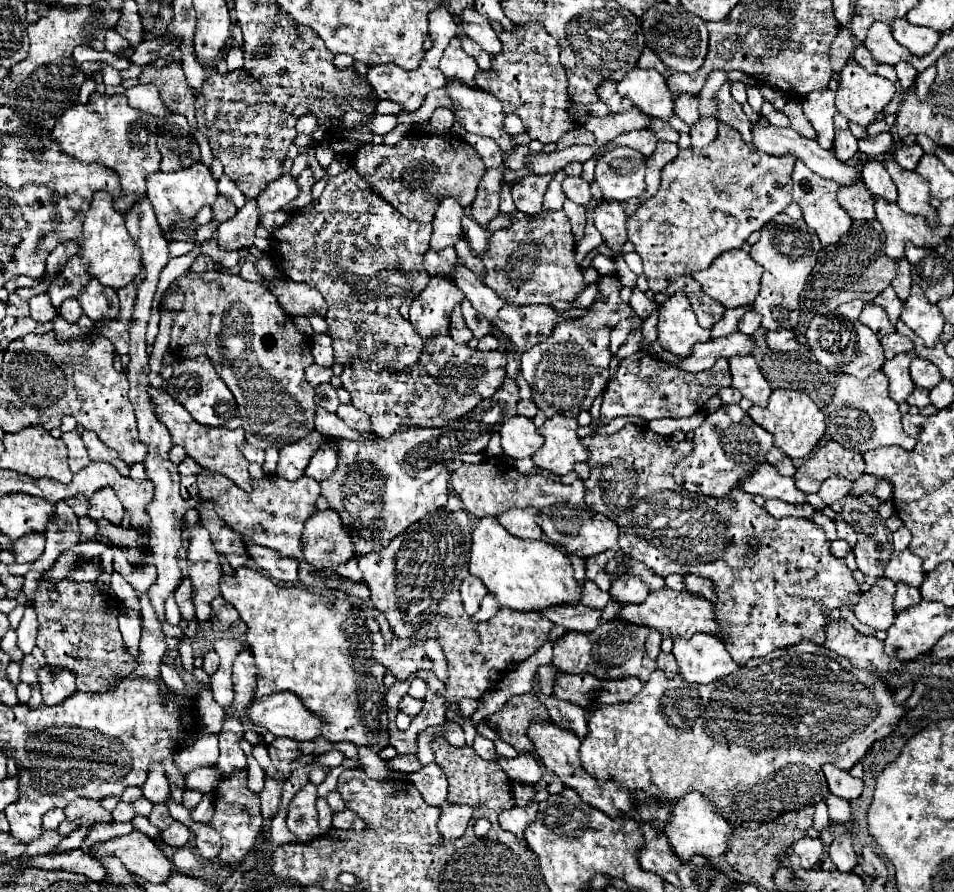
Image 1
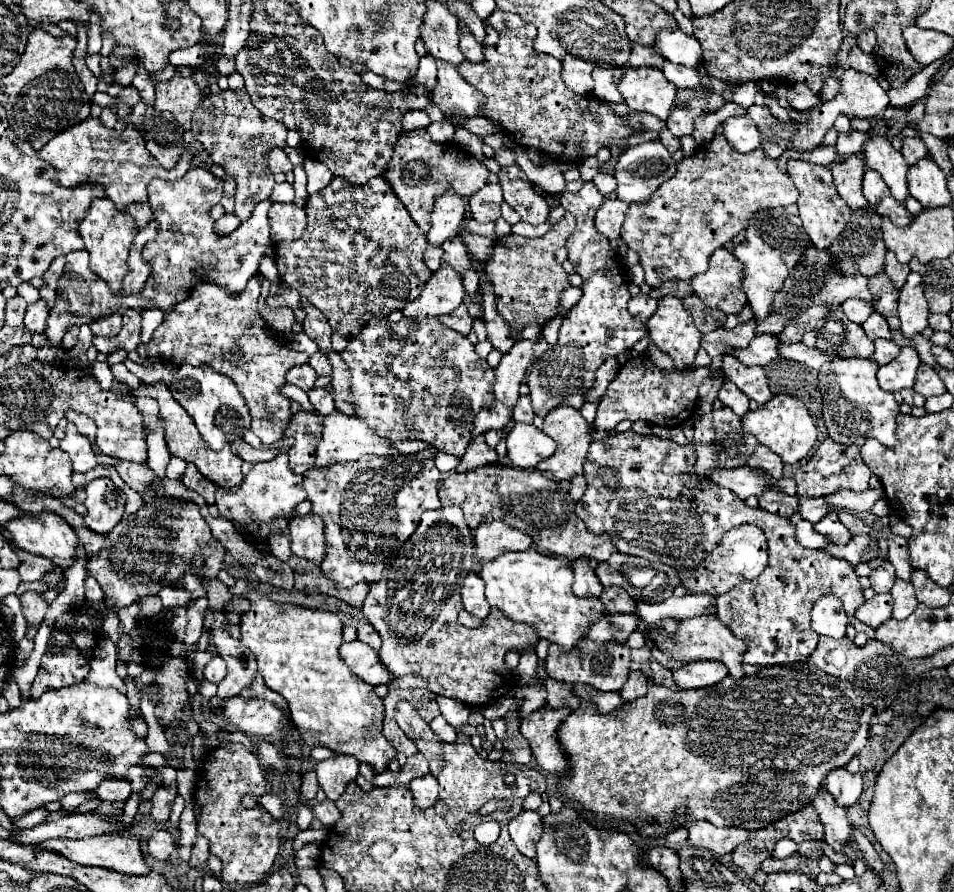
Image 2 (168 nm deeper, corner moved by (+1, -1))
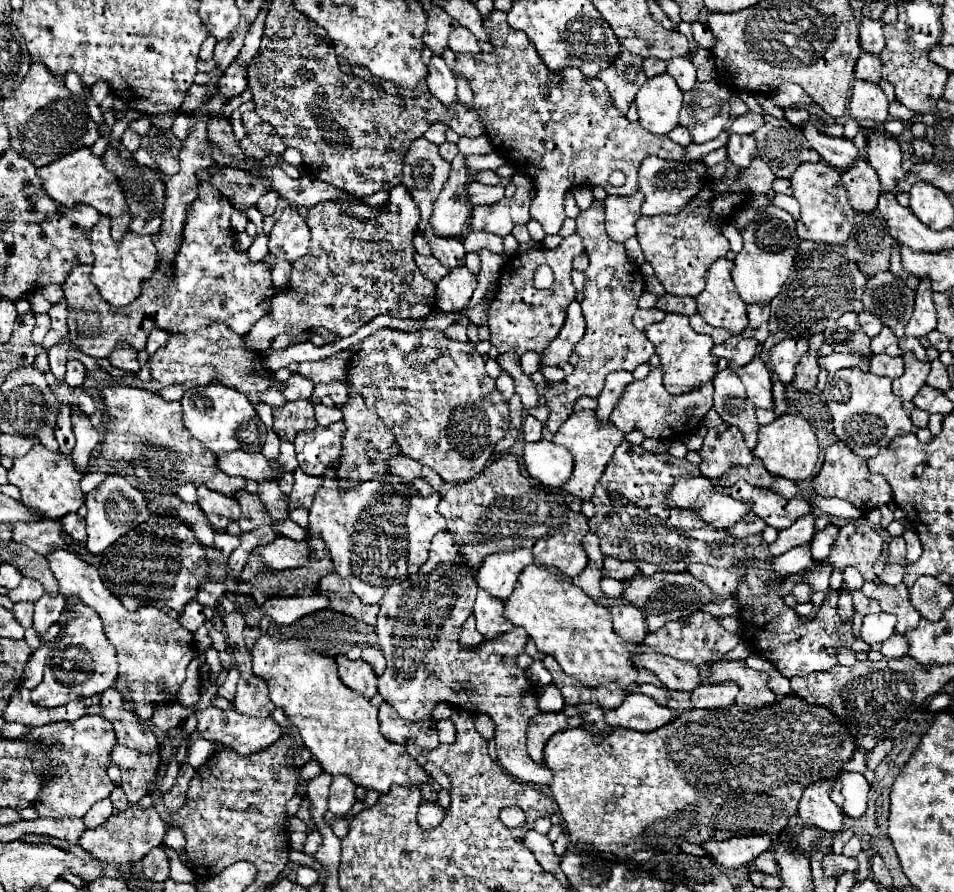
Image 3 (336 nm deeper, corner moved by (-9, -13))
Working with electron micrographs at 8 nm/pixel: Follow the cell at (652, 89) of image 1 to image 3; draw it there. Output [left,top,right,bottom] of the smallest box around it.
[635,74,683,134]

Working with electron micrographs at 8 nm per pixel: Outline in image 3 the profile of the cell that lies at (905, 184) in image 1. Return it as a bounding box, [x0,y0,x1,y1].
[867,132,905,194]

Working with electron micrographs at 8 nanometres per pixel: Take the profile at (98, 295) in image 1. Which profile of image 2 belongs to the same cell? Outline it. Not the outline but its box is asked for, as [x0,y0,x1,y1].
[89,312,121,336]

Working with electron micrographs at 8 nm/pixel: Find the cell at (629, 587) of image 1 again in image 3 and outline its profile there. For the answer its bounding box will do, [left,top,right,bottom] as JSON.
[611,604,647,644]

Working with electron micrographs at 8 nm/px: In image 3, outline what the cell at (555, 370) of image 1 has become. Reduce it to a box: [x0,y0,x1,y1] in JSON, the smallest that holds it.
[545,200,655,432]

